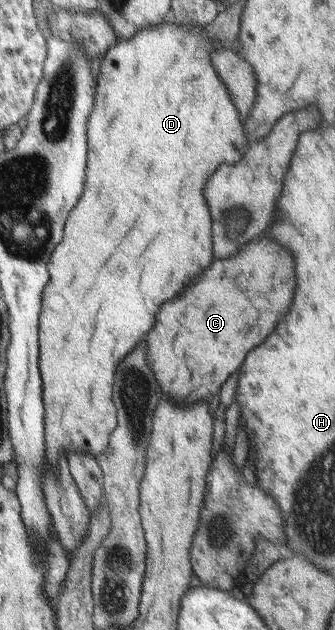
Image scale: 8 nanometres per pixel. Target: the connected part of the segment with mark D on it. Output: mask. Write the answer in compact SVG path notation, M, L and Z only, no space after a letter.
M167 18L158 27L141 29L129 41L118 41L111 45L100 64L97 75L98 112L94 112L94 120L90 120L90 168L86 168L86 188L82 188L82 200L78 200L78 208L74 208L70 224L66 224L66 240L62 240L62 248L54 252L54 260L50 260L50 284L44 286L46 300L42 300L42 384L46 384L46 396L42 396L42 400L46 400L46 458L54 468L57 468L56 462L60 454L66 456L68 453L83 453L93 456L96 460L104 456L108 434L116 426L116 410L110 398L114 382L112 374L116 364L128 352L132 352L132 348L148 334L158 308L164 302L170 302L176 296L180 296L188 282L200 280L202 272L212 262L210 216L202 200L202 186L206 178L216 170L216 166L236 164L244 156L246 140L236 118L236 110L232 108L232 102L224 86L216 78L208 62L210 50L218 49L218 46L211 46L208 40L202 37L202 30L192 29L191 25L174 25Z

